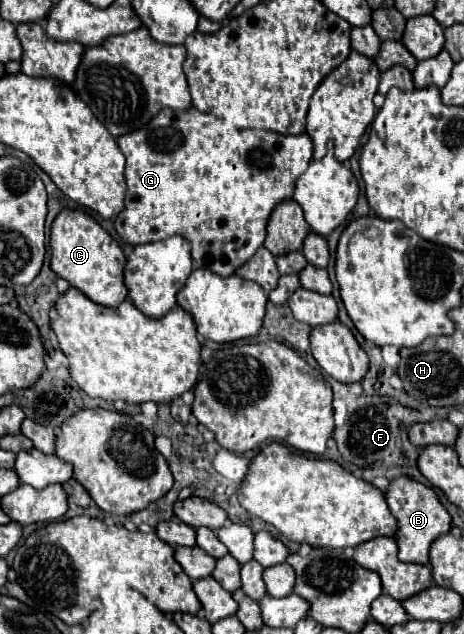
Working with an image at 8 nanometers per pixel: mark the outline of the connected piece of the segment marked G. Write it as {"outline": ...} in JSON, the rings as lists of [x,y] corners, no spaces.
{"outline":[[[163,108],[153,120],[149,120],[149,124],[145,124],[145,128],[139,128],[137,132],[129,132],[125,136],[117,138],[117,144],[121,148],[121,152],[127,158],[127,166],[125,166],[125,182],[127,182],[127,192],[125,192],[125,208],[113,218],[113,226],[117,230],[117,234],[131,246],[139,246],[139,244],[147,244],[147,242],[157,242],[157,240],[165,240],[173,234],[185,236],[191,244],[191,256],[193,256],[193,268],[207,268],[219,276],[231,276],[235,268],[239,268],[243,262],[249,260],[249,256],[255,254],[255,250],[263,244],[265,240],[265,228],[267,228],[267,218],[271,214],[271,210],[277,206],[277,202],[291,198],[293,190],[295,190],[295,178],[305,172],[305,168],[309,166],[311,158],[313,158],[313,144],[311,138],[307,134],[299,134],[299,136],[285,136],[285,134],[277,134],[277,132],[265,132],[265,130],[239,130],[231,124],[225,124],[223,120],[211,116],[211,114],[203,114],[195,108],[187,108],[185,112],[177,112],[173,108]]]}

